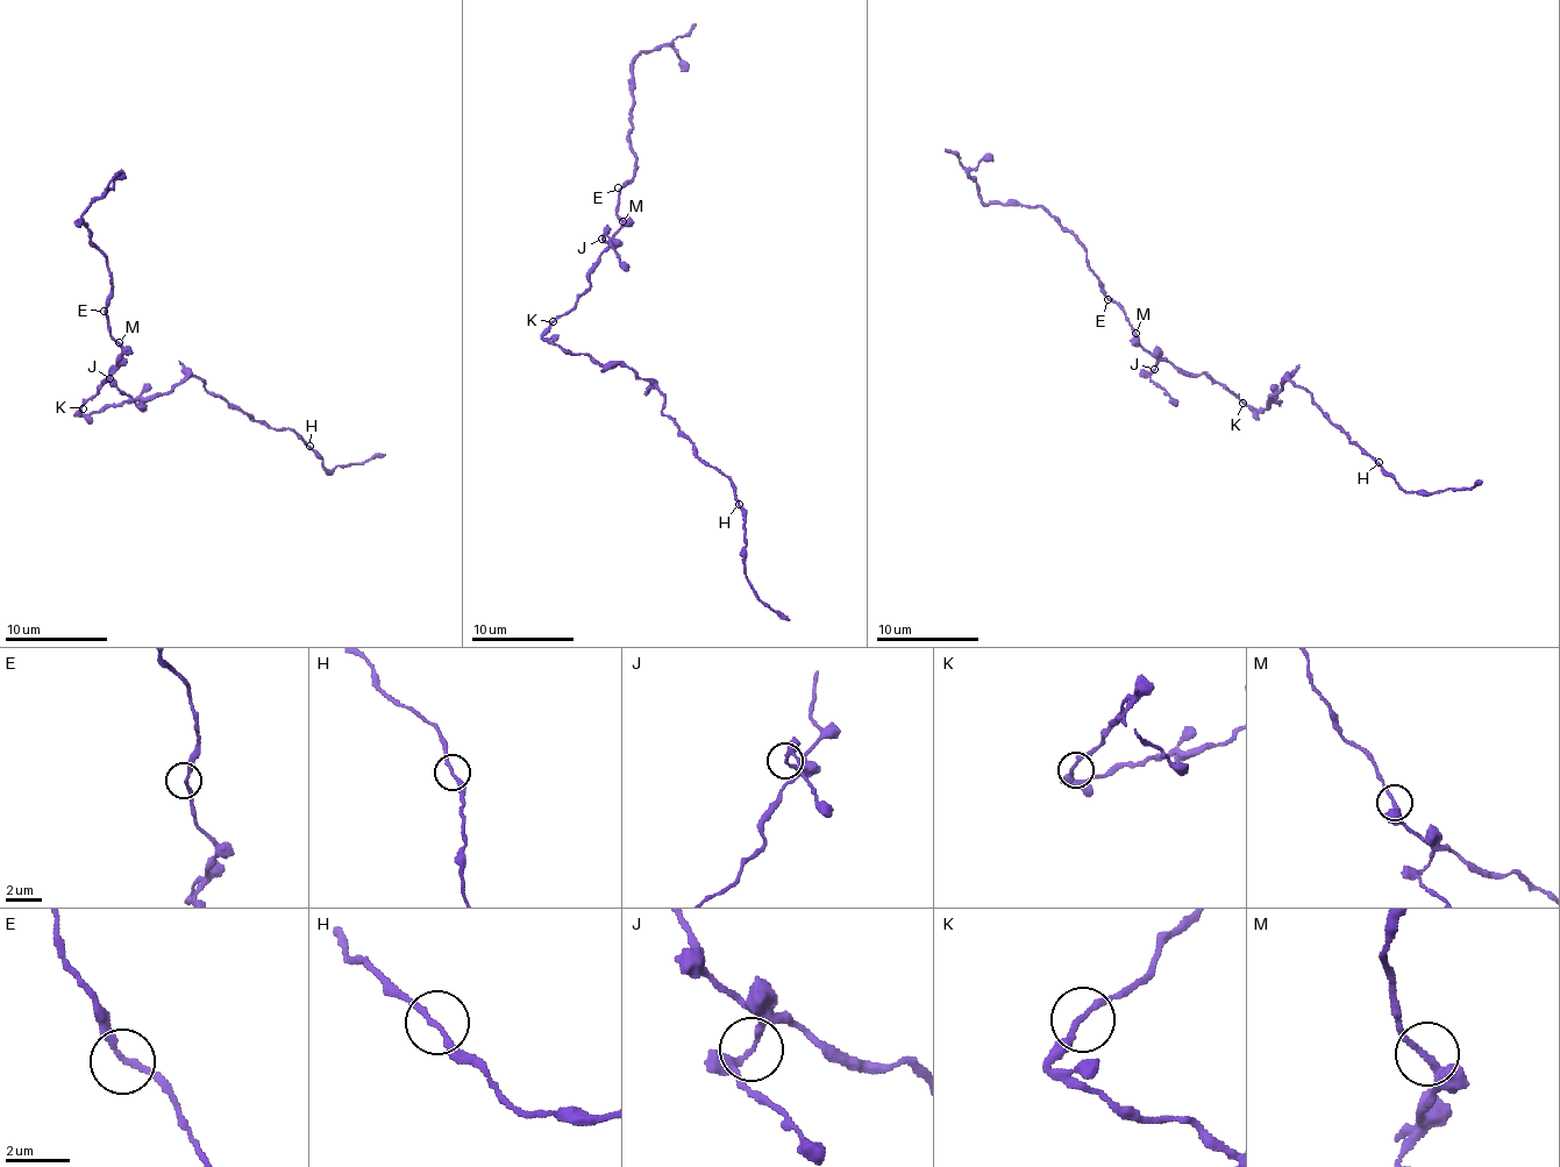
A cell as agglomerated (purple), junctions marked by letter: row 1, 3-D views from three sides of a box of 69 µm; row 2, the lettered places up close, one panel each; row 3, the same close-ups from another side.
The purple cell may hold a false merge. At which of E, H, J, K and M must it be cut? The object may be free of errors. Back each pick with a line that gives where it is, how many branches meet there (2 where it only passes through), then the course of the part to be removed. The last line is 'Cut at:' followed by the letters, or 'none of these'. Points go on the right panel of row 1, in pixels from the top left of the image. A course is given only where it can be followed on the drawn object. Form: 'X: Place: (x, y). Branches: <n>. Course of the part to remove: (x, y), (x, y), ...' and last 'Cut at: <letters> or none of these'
Cut at: none of these

